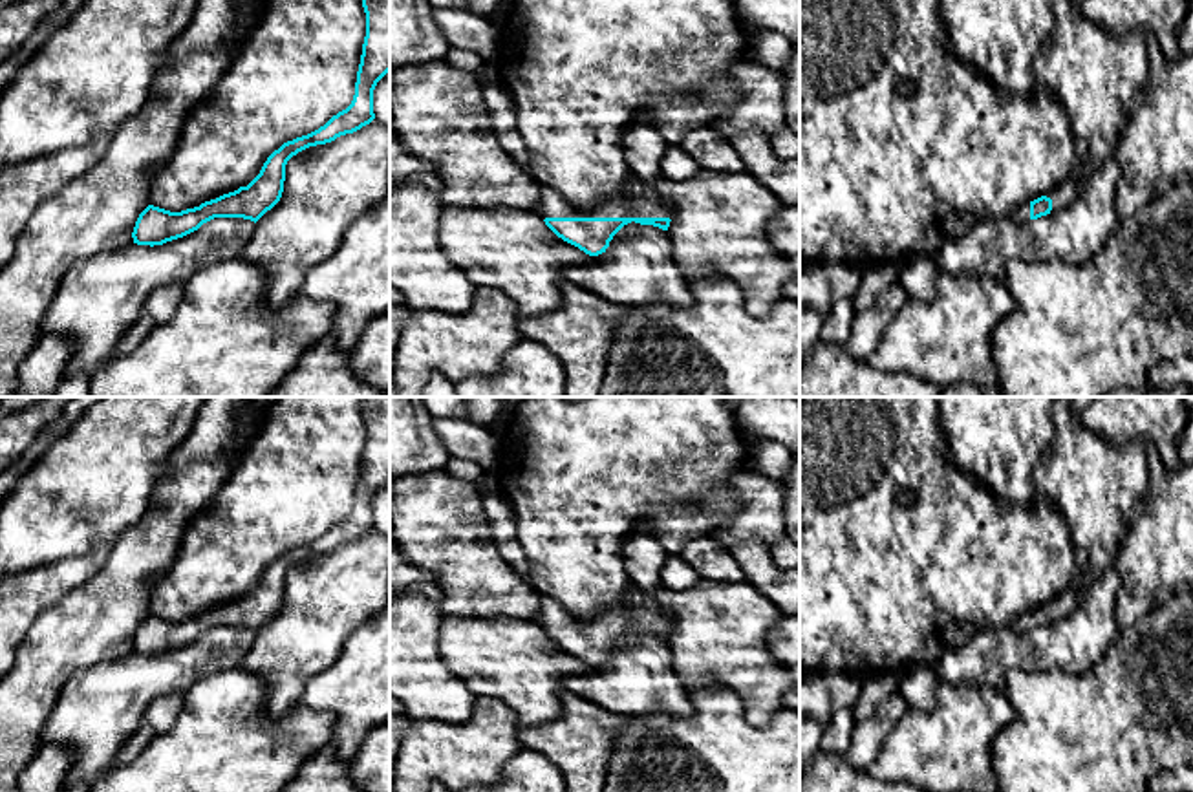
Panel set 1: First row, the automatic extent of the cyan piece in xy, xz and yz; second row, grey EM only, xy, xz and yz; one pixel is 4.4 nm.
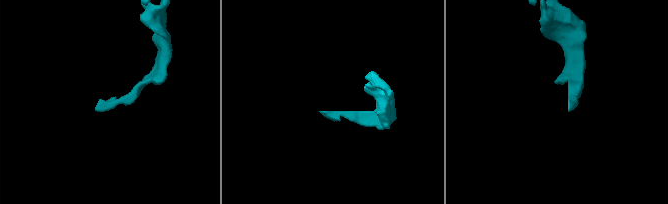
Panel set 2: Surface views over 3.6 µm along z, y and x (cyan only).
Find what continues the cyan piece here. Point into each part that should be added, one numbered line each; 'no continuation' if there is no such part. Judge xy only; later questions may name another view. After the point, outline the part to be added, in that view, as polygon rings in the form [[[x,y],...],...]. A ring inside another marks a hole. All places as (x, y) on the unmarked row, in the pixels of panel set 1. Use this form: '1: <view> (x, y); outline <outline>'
no continuation

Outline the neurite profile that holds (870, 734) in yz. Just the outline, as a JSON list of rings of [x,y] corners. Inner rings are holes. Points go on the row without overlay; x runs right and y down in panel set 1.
[[[895,690],[876,712],[862,721],[856,721],[853,730],[851,746],[845,752],[845,759],[854,768],[865,770],[876,761],[886,739],[906,717],[908,704],[898,690]]]

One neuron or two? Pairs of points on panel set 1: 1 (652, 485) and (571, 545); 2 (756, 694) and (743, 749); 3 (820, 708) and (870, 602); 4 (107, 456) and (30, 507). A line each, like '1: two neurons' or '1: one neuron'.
1: one neuron
2: two neurons
3: two neurons
4: one neuron

